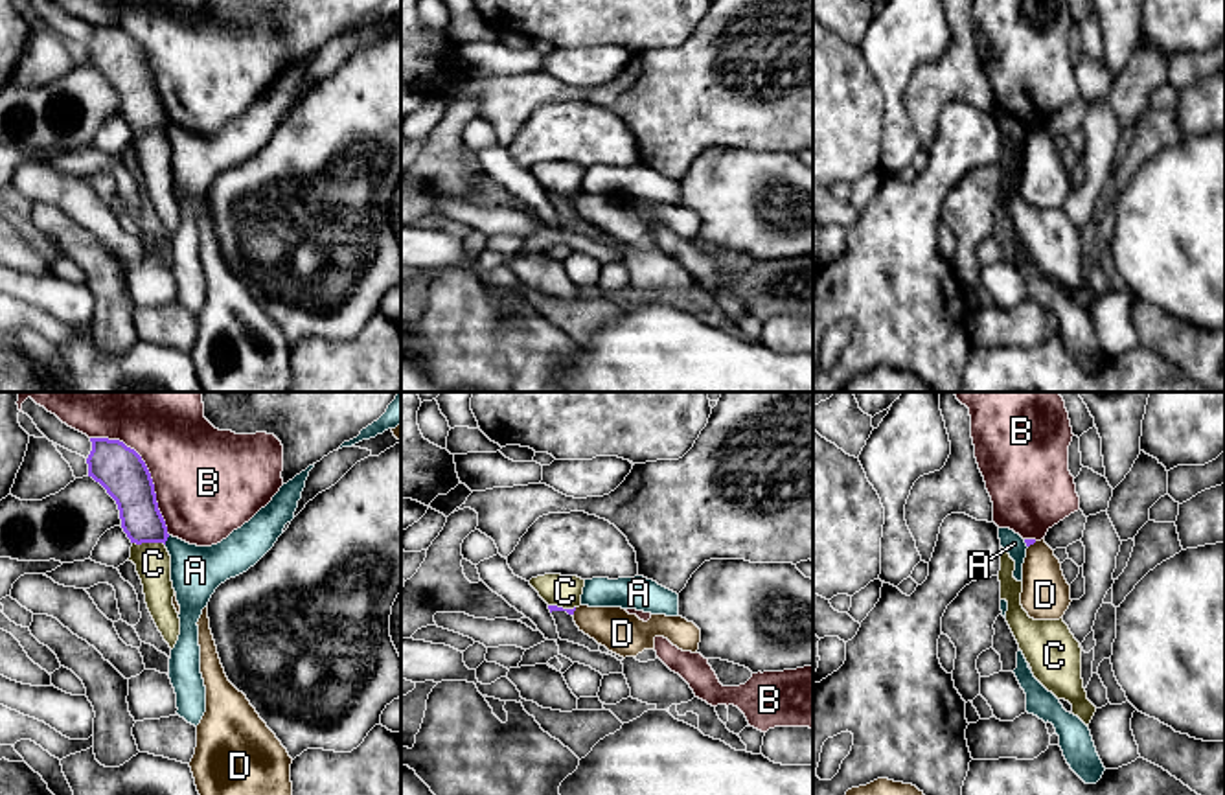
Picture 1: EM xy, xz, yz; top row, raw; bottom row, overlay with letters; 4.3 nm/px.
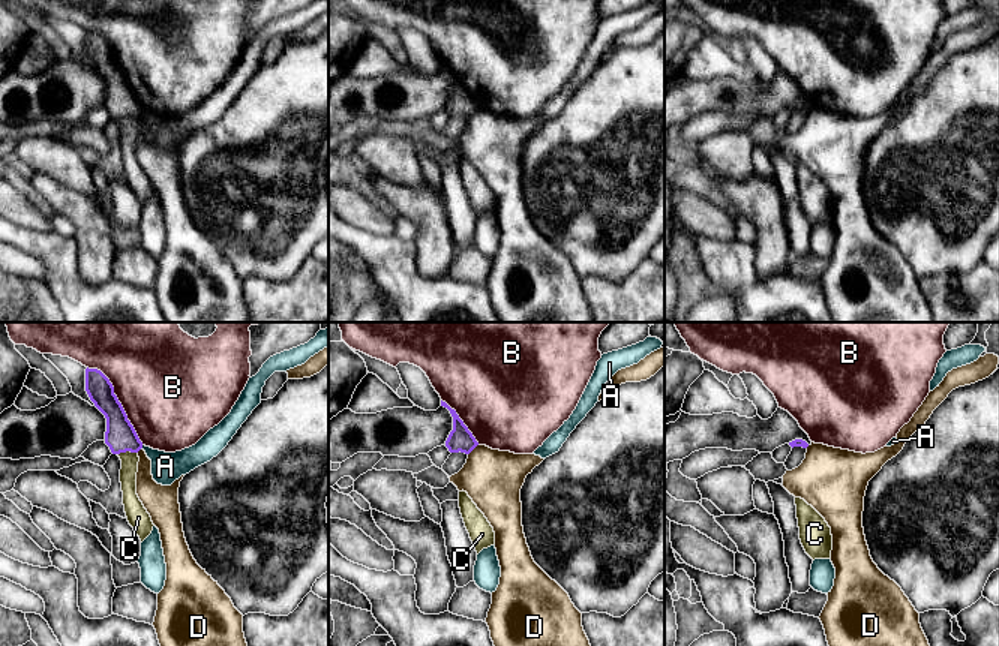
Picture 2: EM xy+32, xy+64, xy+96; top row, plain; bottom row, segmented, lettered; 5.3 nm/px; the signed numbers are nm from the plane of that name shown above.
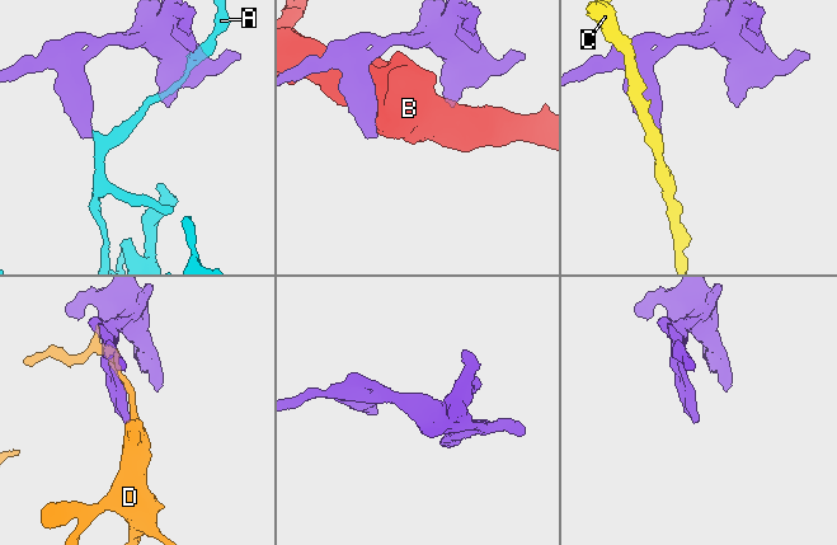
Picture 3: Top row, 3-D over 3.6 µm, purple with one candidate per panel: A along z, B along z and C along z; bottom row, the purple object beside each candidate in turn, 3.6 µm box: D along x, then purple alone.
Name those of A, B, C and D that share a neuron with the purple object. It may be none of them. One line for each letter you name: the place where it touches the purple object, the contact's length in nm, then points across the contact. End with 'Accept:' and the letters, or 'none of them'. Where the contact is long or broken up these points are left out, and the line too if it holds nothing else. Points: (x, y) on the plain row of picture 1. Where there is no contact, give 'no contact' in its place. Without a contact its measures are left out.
Accept: none of them

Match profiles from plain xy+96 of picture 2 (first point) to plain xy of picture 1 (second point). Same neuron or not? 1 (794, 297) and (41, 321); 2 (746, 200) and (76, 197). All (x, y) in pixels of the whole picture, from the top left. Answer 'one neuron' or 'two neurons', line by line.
1: two neurons
2: two neurons

